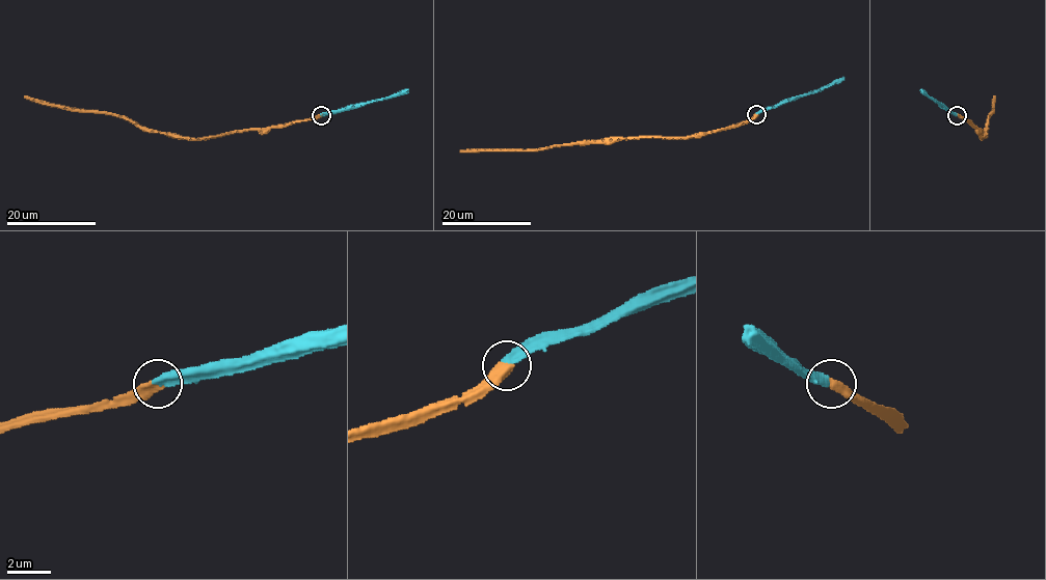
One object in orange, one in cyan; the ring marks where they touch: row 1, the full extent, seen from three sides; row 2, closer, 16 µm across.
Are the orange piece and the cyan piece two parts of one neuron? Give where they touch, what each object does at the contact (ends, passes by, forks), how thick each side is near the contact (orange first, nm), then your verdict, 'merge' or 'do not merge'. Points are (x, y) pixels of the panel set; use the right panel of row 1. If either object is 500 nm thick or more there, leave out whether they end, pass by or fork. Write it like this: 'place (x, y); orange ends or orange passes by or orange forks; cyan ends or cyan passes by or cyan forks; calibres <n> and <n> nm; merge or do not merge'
place (957, 115); calibres 500 and 400 nm; merge

